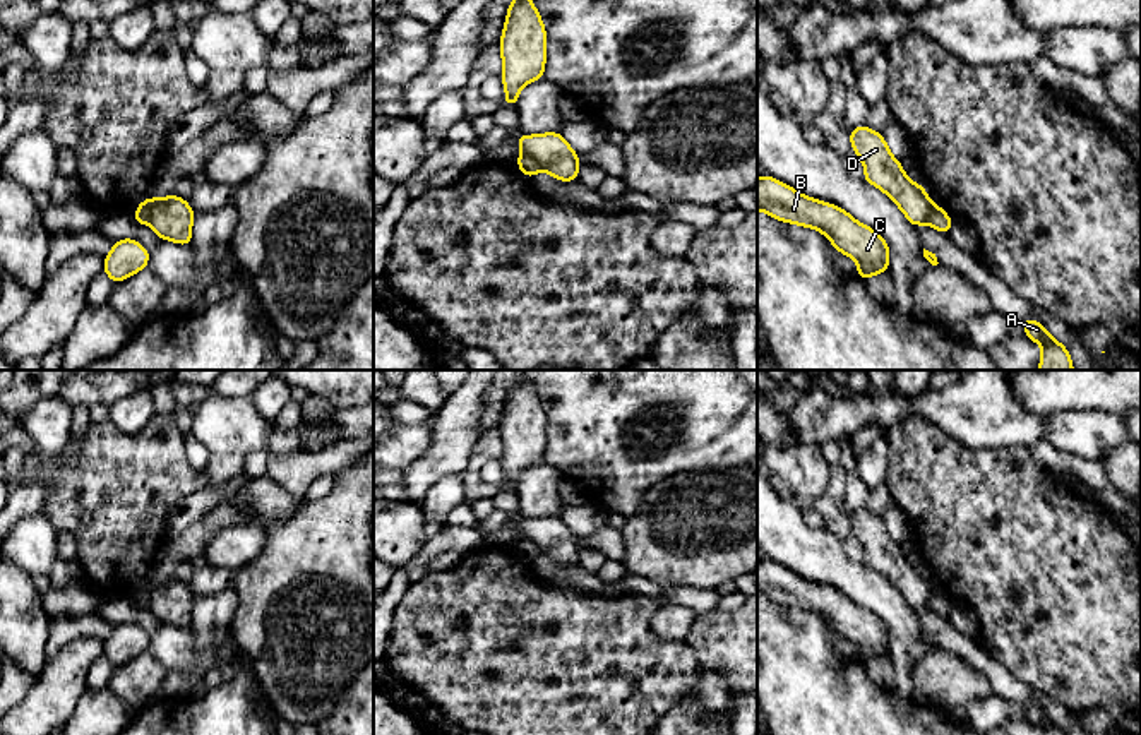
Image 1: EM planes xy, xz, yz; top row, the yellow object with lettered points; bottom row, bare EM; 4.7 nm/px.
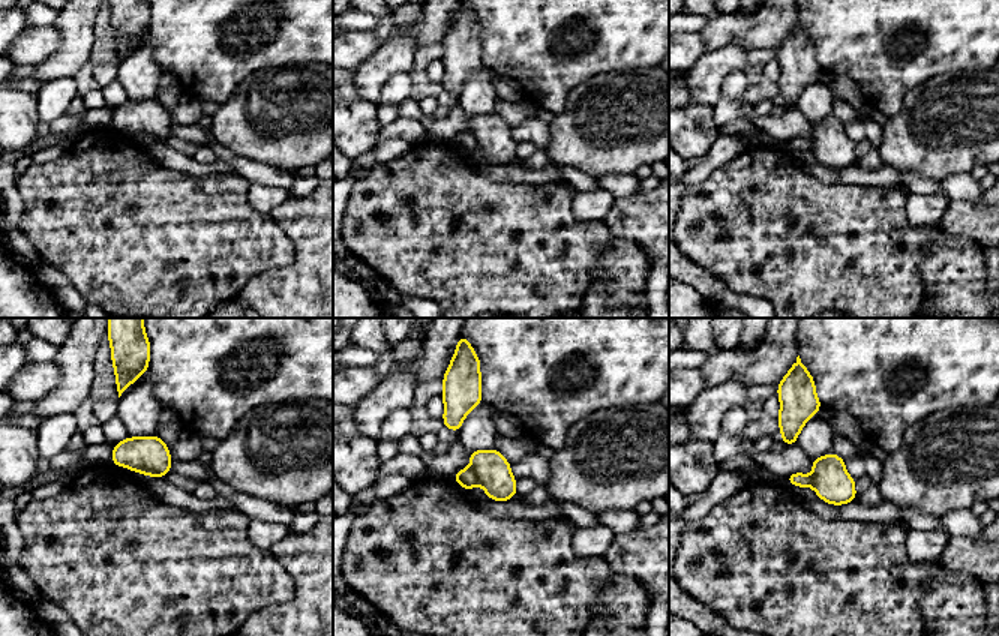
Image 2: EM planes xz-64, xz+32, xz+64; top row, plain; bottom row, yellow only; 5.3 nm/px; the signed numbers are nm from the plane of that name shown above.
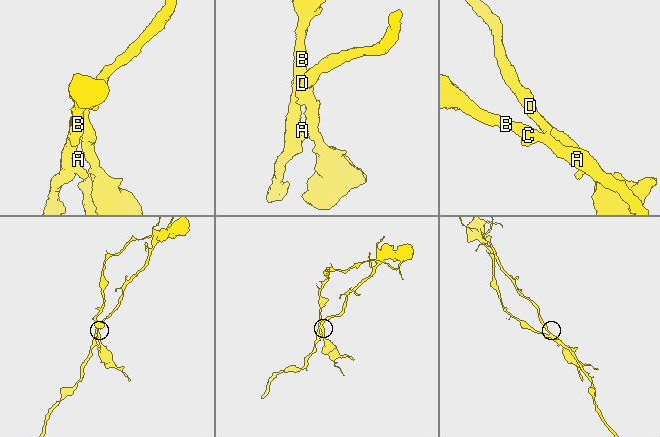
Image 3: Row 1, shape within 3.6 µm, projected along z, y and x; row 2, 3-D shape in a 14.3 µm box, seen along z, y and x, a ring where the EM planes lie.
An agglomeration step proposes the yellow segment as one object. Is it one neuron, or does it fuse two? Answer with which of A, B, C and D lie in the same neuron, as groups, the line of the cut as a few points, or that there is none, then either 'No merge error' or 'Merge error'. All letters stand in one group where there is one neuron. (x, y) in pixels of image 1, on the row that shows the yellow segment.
Groups: A B C / D. Split along xz (521, 153), (528, 155), (542, 168). Merge error

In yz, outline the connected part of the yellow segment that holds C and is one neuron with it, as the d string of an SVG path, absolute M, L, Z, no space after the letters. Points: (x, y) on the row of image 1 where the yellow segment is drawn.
M764 175L757 178L757 211L781 223L821 231L838 254L845 254L857 262L857 276L863 281L889 271L887 242L839 206L810 199L790 185Z

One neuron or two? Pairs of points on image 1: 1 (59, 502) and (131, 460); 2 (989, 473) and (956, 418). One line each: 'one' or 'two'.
1: one
2: two

